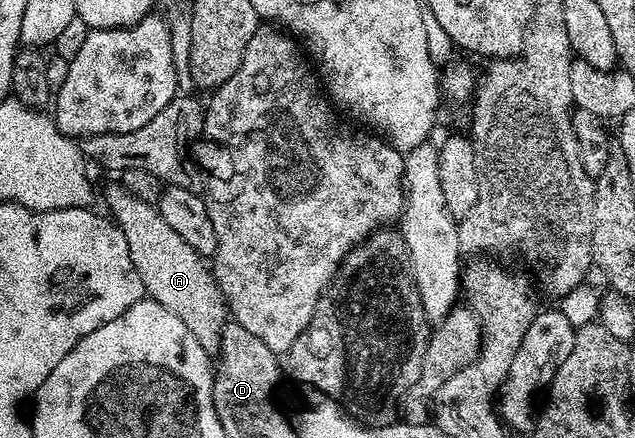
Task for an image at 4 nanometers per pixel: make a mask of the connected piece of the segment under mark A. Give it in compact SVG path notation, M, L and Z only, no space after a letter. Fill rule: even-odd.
M121 183L110 185L104 198L107 211L117 223L128 243L134 270L140 276L142 289L154 302L164 304L196 336L200 348L211 356L217 355L222 339L222 330L228 321L226 298L220 292L214 271L207 259L186 243L160 216L157 205L139 200Z

